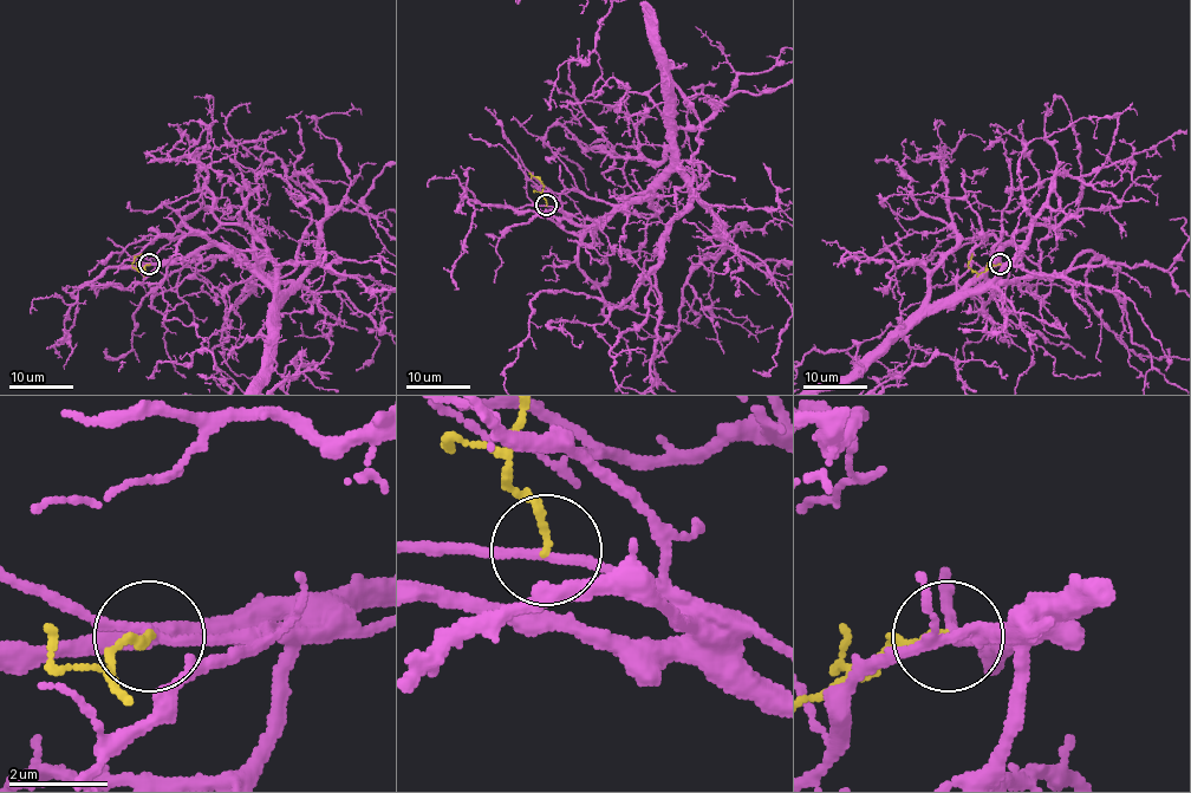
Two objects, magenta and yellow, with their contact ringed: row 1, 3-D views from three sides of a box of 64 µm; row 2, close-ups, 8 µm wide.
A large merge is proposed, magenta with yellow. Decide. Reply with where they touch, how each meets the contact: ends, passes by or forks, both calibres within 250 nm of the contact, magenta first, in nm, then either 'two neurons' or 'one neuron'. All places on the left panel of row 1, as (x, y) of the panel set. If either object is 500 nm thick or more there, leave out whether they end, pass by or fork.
(149, 264) | magenta passes by | yellow ends | 170/140 nm | two neurons

